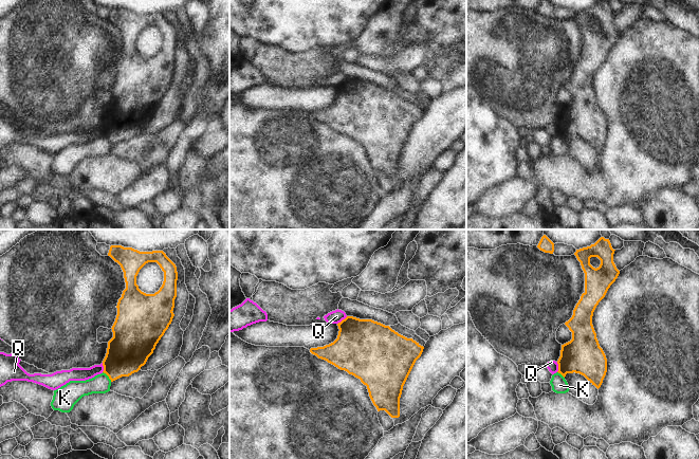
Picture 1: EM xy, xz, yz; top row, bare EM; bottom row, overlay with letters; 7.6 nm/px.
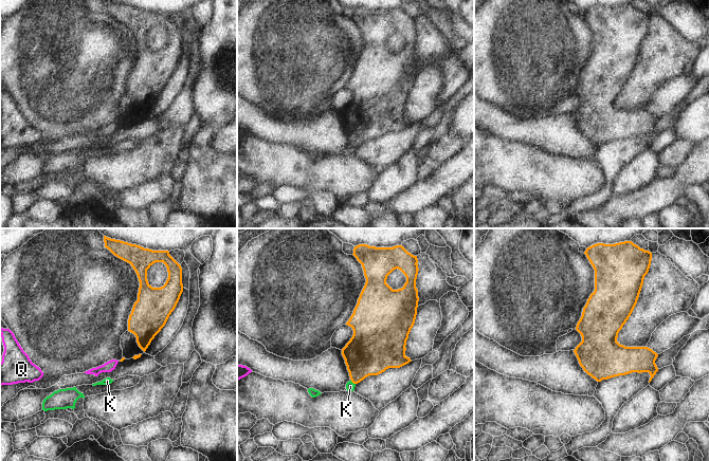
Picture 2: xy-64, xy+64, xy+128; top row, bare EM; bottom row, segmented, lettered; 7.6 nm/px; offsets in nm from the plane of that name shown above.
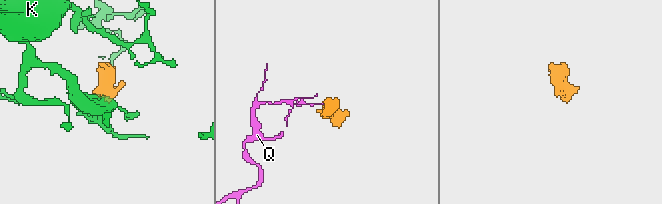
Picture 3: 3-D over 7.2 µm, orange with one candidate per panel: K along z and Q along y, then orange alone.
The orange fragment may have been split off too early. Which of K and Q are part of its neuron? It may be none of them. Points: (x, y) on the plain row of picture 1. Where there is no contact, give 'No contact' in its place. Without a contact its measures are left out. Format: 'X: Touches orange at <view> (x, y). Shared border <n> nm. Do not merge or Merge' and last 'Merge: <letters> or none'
K: Touches orange at xy (108, 139). Shared border 100 nm. Do not merge
Q: Touches orange at yz (558, 130). Shared border 80 nm. Do not merge
Merge: none

